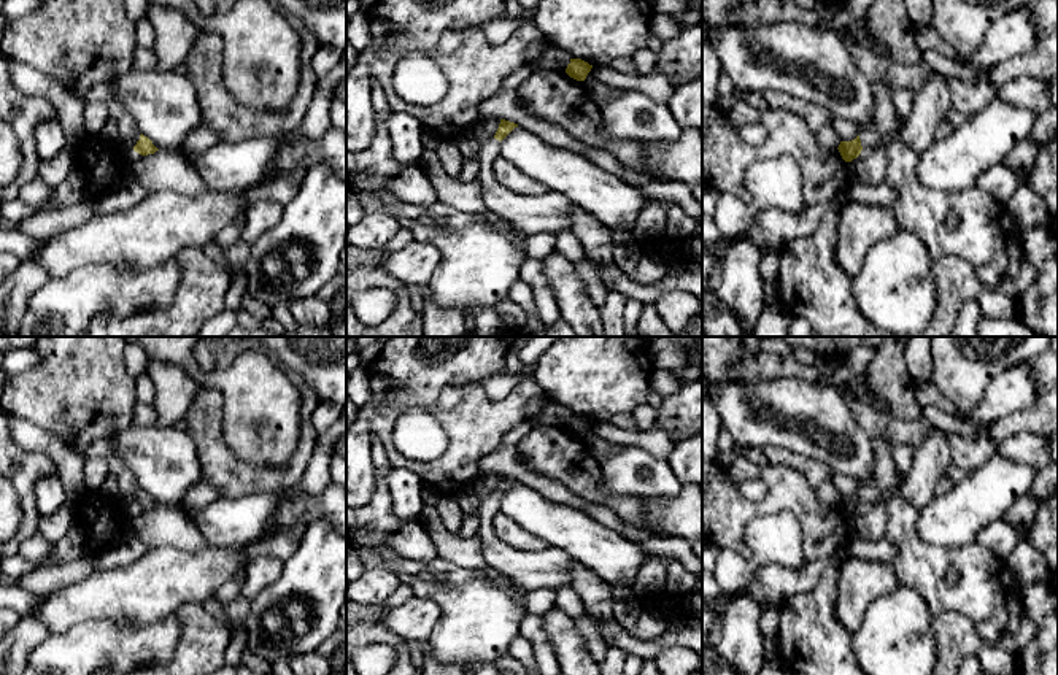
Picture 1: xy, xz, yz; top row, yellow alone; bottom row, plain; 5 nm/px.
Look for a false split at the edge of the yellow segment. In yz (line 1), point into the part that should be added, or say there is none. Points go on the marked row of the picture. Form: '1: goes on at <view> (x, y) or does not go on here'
1: goes on at yz (869, 138)

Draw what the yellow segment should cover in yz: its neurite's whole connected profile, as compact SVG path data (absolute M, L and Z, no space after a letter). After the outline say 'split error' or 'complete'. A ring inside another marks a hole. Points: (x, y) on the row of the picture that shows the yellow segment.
M874 129L861 130L851 141L840 141L839 152L845 162L856 159L863 149L875 148L882 143L880 133Z | split error

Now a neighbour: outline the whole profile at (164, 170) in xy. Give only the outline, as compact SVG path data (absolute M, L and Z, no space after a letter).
M160 149L148 156L130 151L125 156L125 176L133 178L146 192L202 195L210 191L200 173L178 151Z

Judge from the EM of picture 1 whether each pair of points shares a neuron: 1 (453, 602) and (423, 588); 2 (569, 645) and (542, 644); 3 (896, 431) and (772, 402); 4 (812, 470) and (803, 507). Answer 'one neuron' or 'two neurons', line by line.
1: one neuron
2: two neurons
3: two neurons
4: two neurons

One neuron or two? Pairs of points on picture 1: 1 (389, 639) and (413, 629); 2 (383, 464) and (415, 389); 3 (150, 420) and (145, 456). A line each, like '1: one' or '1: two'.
1: two
2: two
3: two

